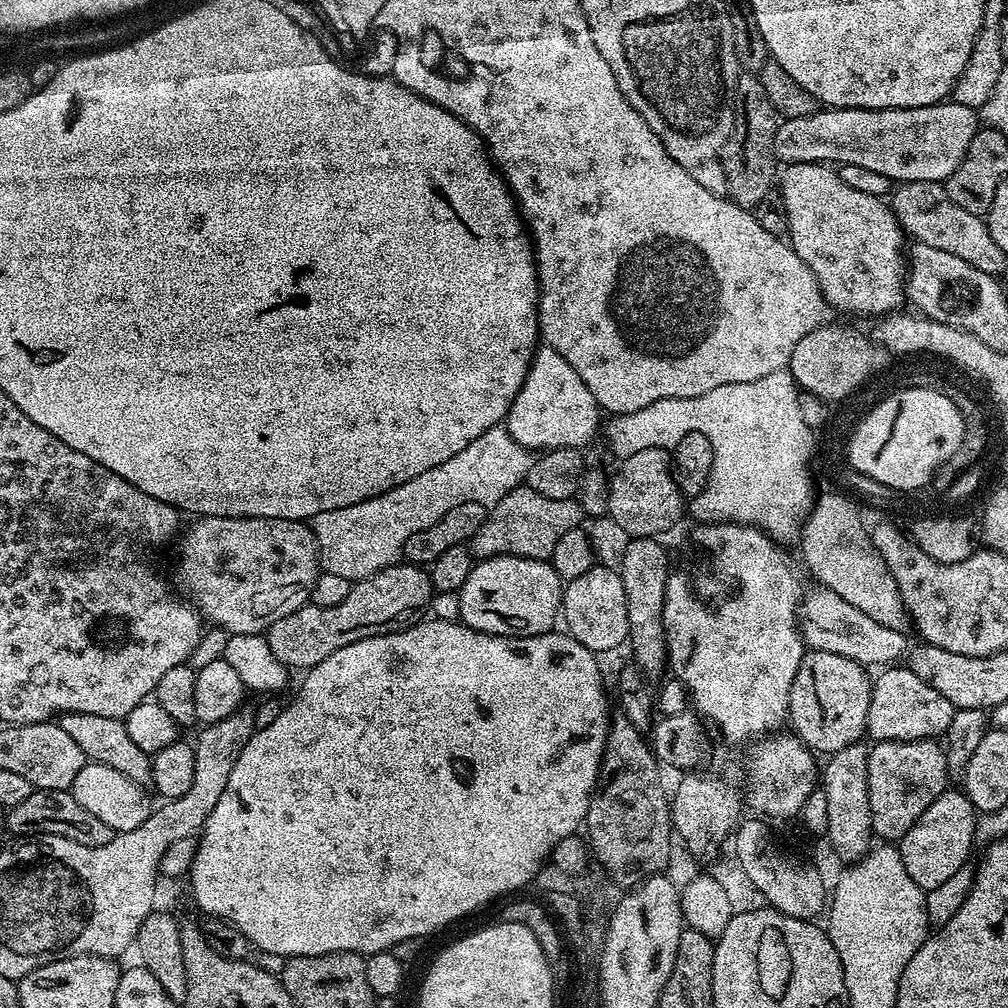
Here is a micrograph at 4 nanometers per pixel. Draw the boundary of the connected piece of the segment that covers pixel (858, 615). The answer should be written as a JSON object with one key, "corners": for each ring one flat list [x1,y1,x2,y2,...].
{"corners":[[821,586,813,587,802,601,802,635,805,645,817,652,842,654,842,658,850,658,865,666,892,666,896,660,909,651,908,636,898,630,890,630,890,626,881,626,874,622,862,610,850,606,843,598,838,598,834,590]]}

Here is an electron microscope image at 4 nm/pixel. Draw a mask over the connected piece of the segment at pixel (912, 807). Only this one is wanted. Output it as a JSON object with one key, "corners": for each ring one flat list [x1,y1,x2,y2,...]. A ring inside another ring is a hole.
{"corners":[[935,739,911,740,910,742,894,742,881,740,873,743,868,750,868,793,870,794,870,814,872,815,872,831,881,841,898,842,926,814,926,806,934,802,949,787,948,754,940,748]]}

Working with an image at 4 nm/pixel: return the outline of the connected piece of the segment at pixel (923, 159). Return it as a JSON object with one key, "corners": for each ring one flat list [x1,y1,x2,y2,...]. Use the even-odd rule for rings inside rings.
{"corners":[[952,98,947,102,917,108,834,108,818,110,806,118,781,119,776,125,774,142,776,159,784,166,825,162,832,166,853,164,865,170,875,170,889,182,943,182,954,174,954,170,958,170,958,162,966,158,966,150,970,150,970,142,974,142,974,134,981,127,982,120,977,109,962,106]]}

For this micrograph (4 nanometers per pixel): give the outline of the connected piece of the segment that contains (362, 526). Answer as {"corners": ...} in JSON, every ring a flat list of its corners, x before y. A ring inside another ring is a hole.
{"corners":[[497,426,486,430,486,434,478,434,466,450,458,450,458,454,442,462,442,466,434,466,434,470,426,470,426,474,402,482,402,486,354,506,313,516,310,534,320,551,321,569,355,582,365,580,386,566,401,563,404,543,410,534,434,526,442,514,454,510,454,506,462,506,462,502,497,504,510,490,527,481,533,459,533,453,516,442,507,427]]}

